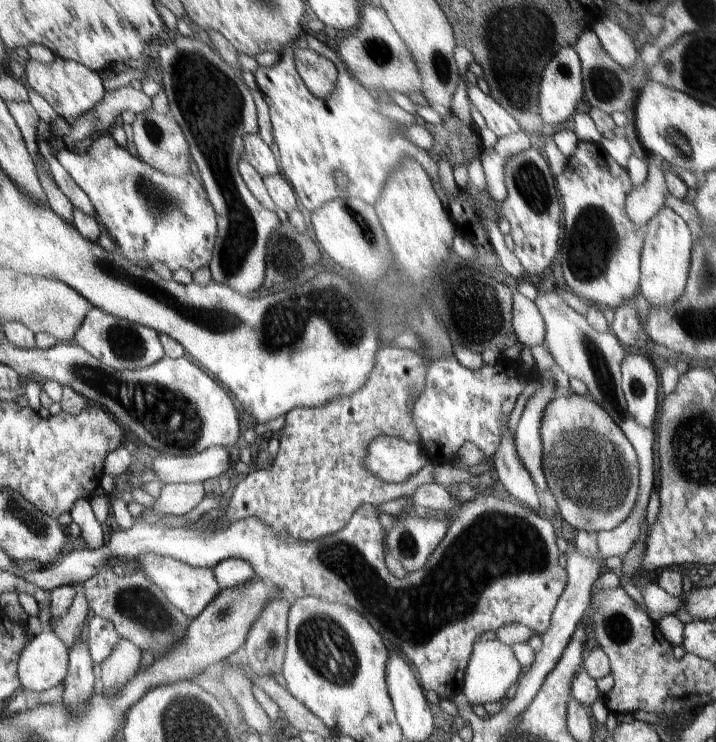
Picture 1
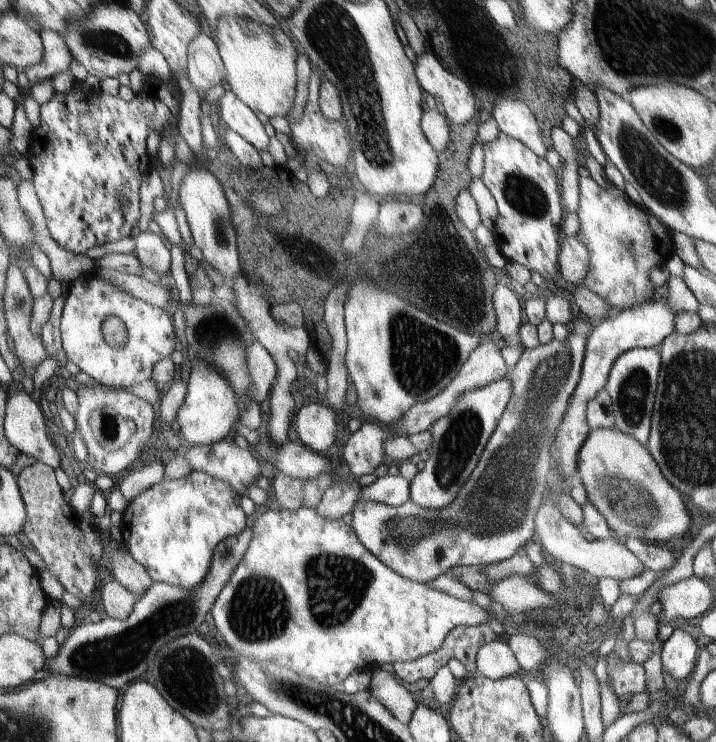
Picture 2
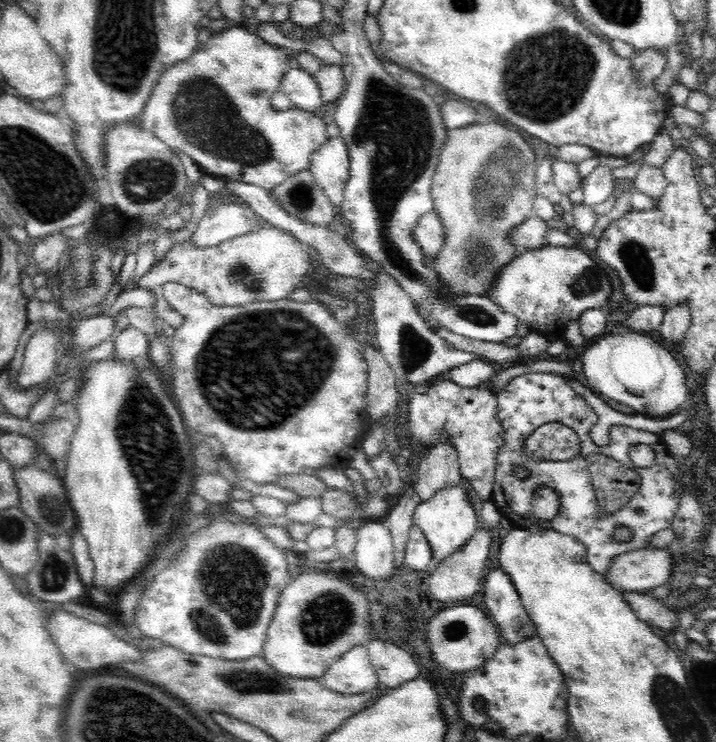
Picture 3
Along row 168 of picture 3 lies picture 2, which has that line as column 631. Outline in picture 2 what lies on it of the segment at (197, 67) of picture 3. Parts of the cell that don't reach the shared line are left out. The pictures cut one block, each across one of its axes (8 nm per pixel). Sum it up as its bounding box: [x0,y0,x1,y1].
[576,176,674,315]

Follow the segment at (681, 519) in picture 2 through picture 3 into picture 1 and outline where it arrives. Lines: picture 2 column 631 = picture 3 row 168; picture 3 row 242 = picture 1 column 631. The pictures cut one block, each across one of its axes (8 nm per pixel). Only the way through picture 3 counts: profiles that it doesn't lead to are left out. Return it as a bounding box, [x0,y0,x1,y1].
[540,393,639,531]

